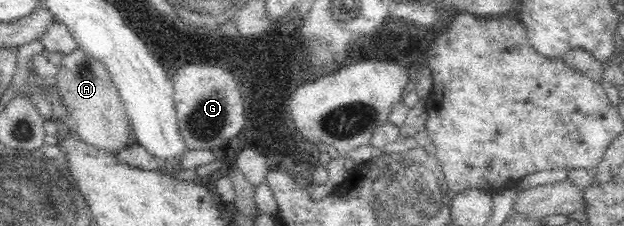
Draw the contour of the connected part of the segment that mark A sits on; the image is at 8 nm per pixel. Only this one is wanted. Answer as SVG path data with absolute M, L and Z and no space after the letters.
M77 48L63 55L61 68L54 80L61 93L63 107L67 109L69 123L79 135L79 141L107 152L122 151L133 143L130 121L127 119L119 91L107 67L100 60L95 60Z

